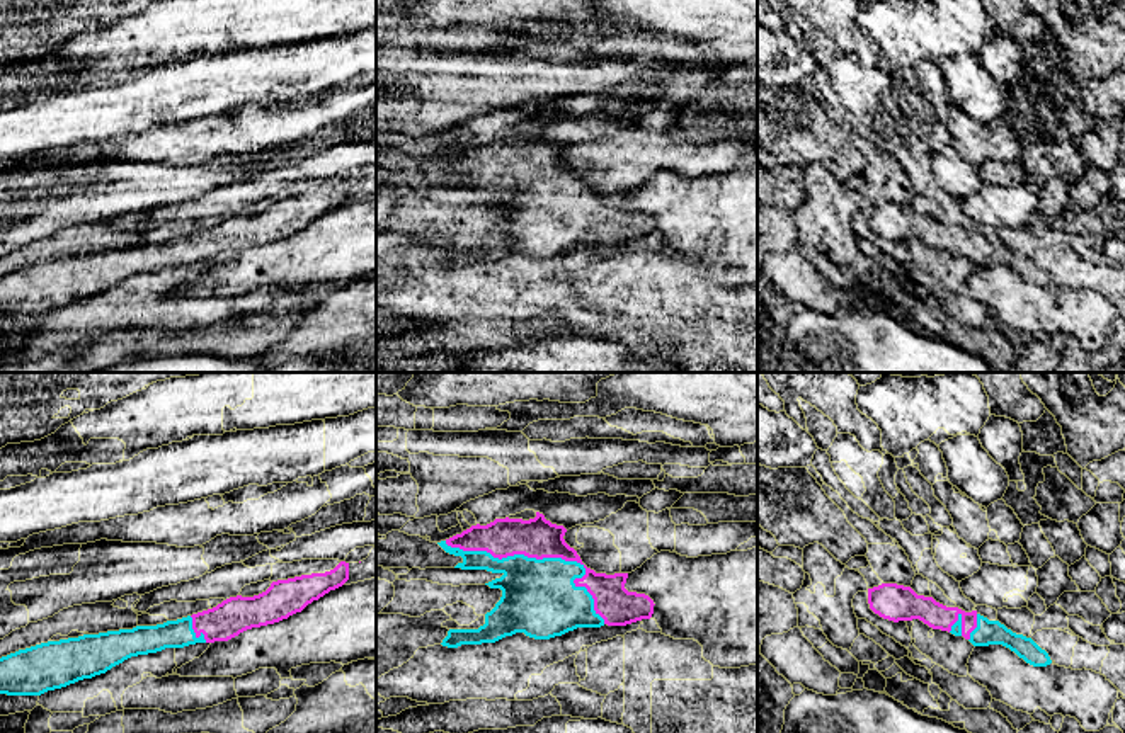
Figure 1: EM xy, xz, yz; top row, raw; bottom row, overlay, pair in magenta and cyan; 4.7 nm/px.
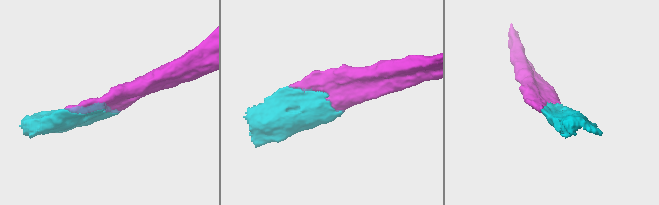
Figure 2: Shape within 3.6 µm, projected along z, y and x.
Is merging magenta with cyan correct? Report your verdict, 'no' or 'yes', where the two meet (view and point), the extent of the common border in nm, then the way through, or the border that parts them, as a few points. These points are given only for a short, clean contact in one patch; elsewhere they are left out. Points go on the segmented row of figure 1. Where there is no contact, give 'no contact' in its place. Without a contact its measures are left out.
yes; meets magenta in xz at (547, 556); contact 850 nm long

